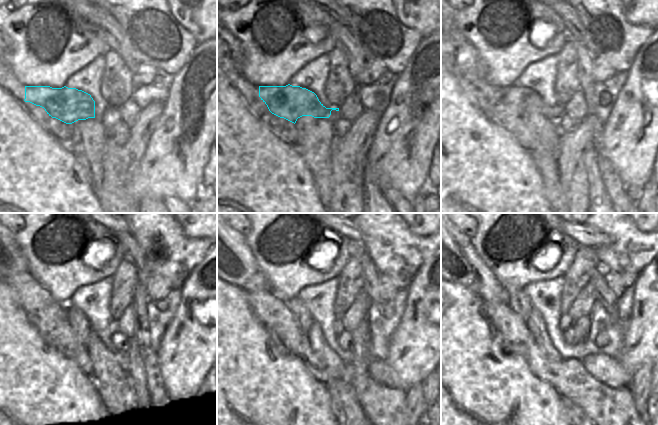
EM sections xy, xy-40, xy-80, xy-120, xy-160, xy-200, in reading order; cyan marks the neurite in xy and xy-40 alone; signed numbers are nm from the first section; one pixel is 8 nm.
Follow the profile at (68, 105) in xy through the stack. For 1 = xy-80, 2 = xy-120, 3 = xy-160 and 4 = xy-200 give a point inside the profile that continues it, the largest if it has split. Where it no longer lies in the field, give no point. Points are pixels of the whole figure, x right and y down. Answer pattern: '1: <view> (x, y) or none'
1: xy-80 (511, 97)
2: xy-120 (113, 327)
3: xy-160 (338, 327)
4: xy-200 (566, 322)

